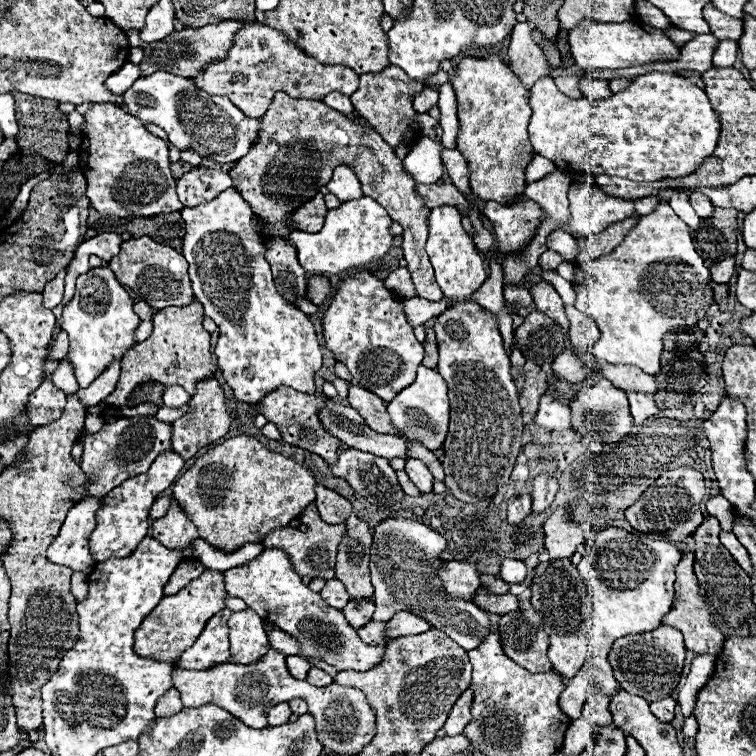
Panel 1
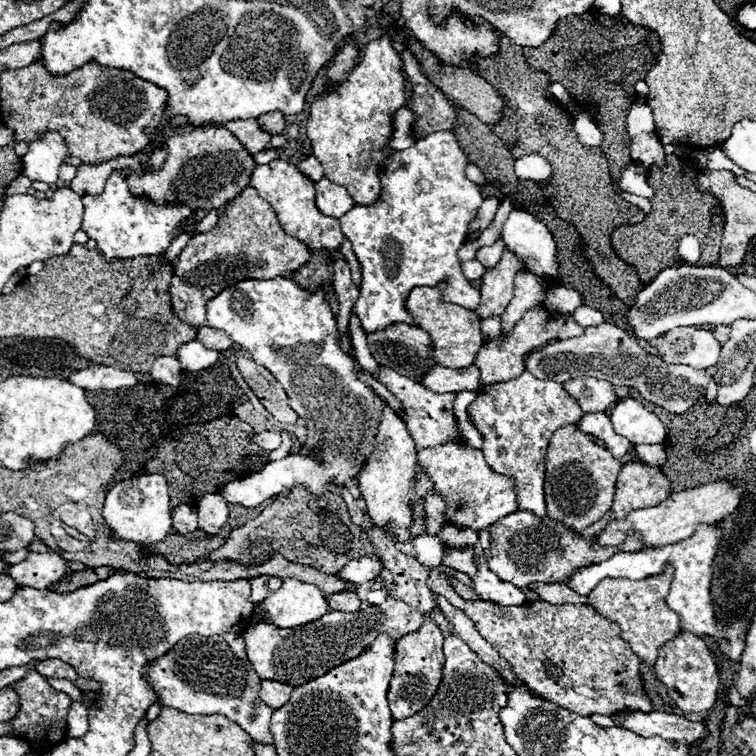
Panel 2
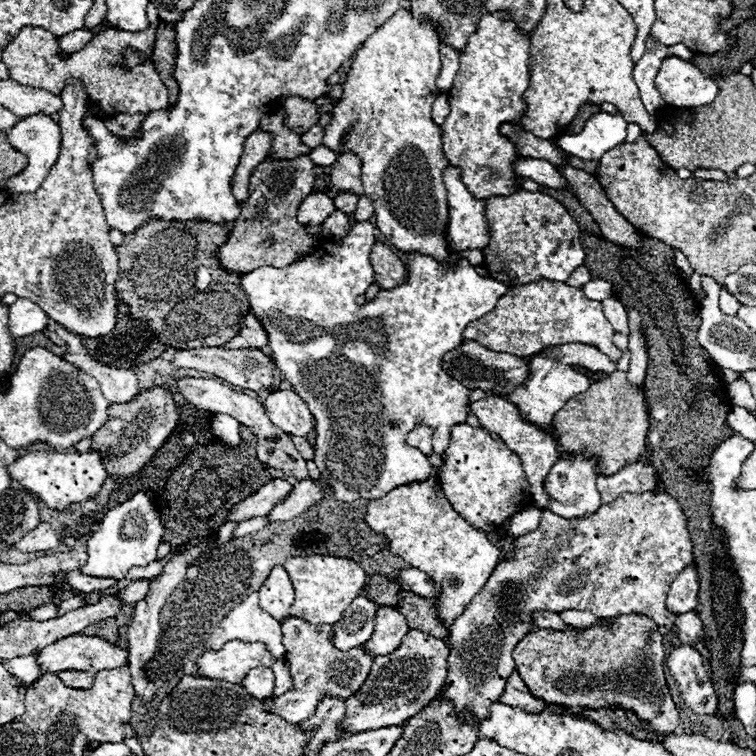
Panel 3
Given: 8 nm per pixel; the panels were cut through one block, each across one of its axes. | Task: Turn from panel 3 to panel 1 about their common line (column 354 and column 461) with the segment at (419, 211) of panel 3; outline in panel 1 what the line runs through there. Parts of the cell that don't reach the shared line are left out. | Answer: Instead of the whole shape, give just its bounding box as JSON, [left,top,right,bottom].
[450,52,536,204]

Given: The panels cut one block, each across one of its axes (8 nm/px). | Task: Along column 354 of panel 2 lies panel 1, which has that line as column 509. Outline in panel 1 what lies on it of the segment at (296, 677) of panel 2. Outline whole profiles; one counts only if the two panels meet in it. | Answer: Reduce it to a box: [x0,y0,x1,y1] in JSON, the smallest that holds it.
[500,608,552,672]

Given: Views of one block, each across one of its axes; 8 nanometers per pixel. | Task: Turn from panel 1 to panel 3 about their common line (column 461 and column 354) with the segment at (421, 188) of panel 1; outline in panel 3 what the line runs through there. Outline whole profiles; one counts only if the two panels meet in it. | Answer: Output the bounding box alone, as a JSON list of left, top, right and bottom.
[334,192,358,214]

